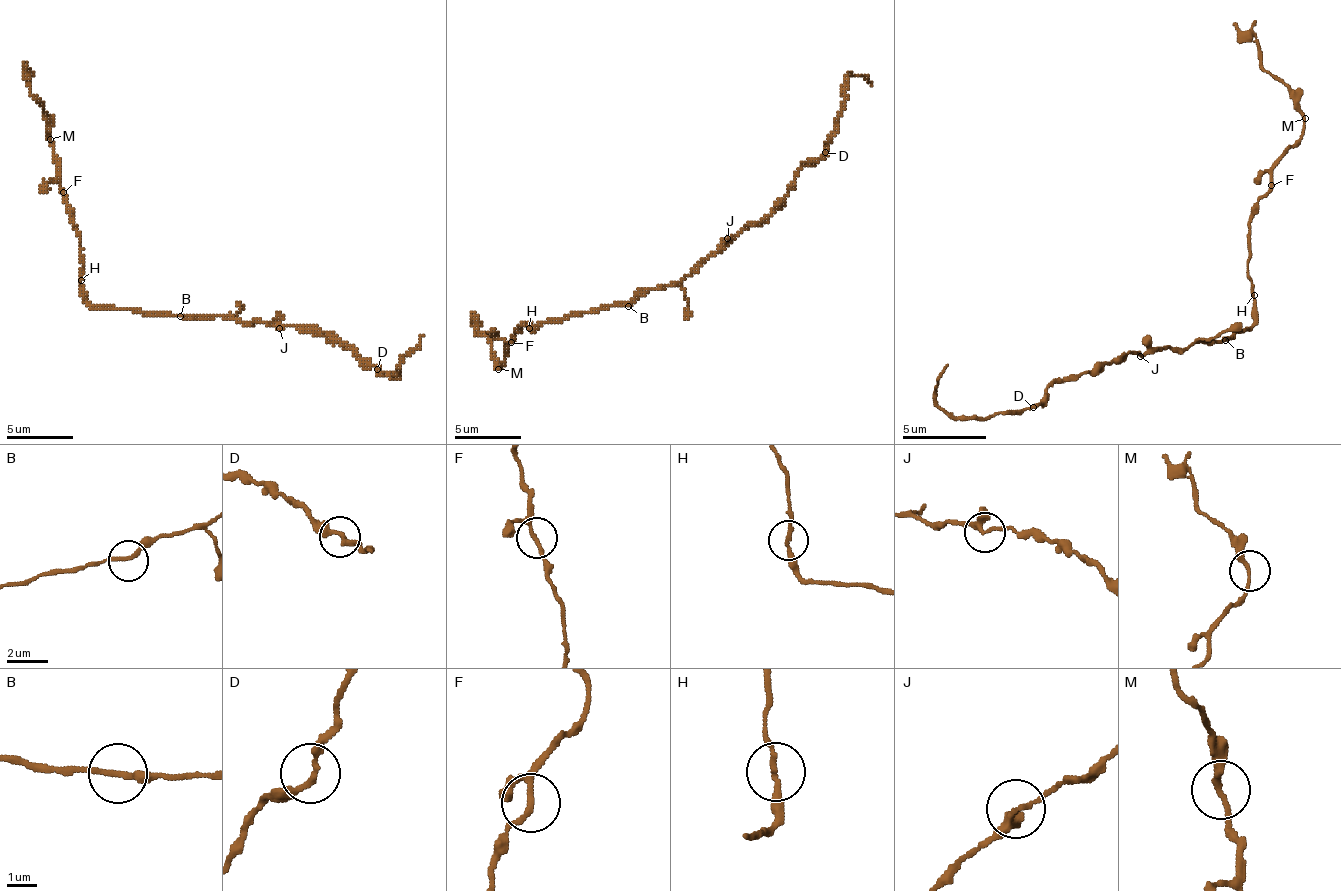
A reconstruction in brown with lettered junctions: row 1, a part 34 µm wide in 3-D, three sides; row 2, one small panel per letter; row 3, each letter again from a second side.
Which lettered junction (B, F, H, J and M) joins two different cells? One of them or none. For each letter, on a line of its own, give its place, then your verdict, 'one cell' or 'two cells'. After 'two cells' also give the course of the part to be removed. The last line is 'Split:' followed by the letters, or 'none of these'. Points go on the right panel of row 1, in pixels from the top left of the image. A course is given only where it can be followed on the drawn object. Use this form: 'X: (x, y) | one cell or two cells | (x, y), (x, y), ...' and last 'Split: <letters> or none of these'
B: (1225, 340) | one cell
F: (1271, 185) | one cell
H: (1254, 295) | one cell
J: (1140, 356) | two cells | (1142, 357), (1121, 352), (1058, 378), (1033, 407), (982, 415), (949, 415), (936, 399), (936, 382), (949, 365)
M: (1305, 118) | one cell
Split: J

